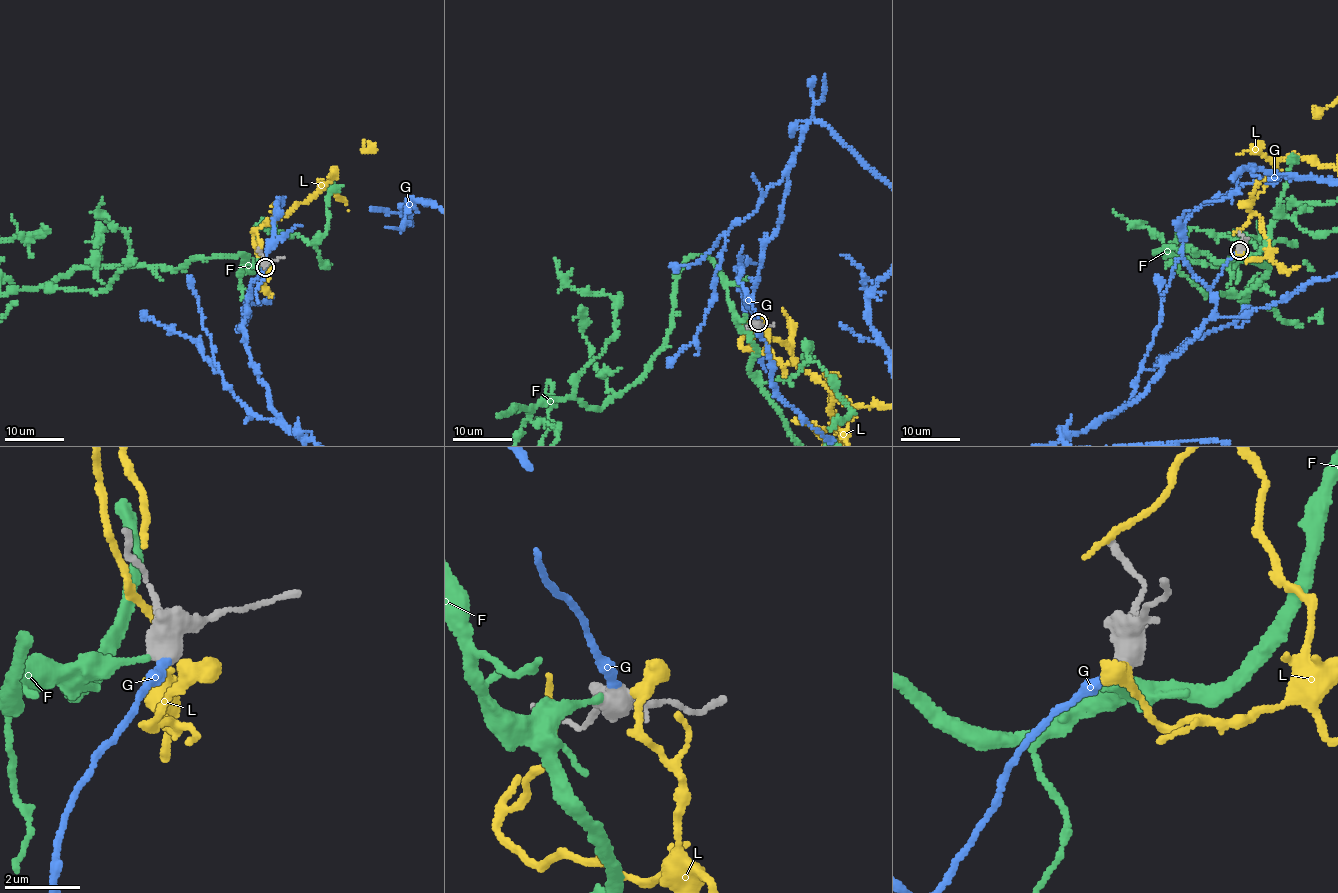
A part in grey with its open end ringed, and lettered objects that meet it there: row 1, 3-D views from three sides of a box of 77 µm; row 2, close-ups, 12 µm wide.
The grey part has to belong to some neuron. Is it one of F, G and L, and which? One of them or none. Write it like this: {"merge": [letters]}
{"merge": ["G"]}

